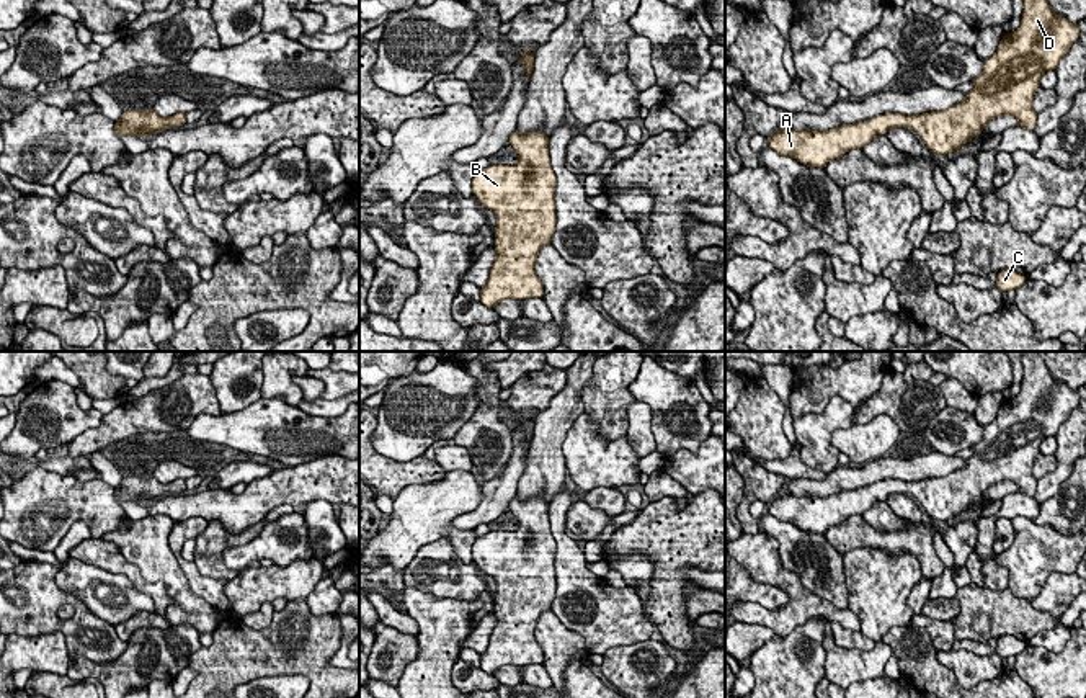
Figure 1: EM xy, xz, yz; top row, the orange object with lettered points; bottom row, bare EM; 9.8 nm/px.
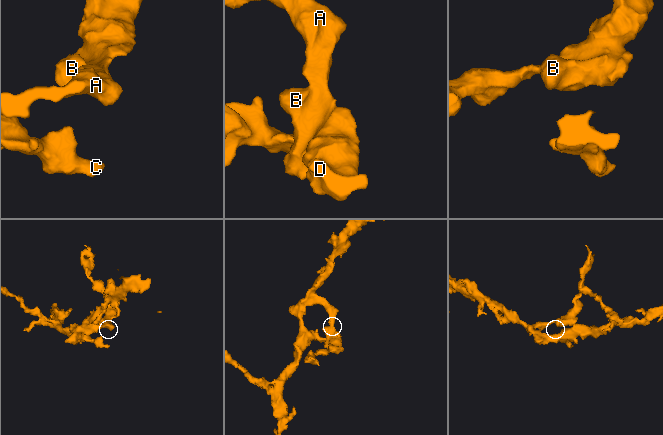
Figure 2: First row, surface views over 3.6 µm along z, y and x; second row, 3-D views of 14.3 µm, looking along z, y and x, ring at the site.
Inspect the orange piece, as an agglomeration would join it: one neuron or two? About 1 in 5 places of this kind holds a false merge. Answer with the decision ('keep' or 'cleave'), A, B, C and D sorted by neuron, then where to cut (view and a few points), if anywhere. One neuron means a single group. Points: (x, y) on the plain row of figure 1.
keep; A B C D; no cut

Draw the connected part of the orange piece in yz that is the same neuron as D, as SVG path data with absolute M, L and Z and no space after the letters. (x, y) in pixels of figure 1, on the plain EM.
M1024 351L1021 361L1024 379L1019 396L1004 400L996 418L985 425L983 438L972 446L973 454L962 469L923 481L885 479L828 497L777 495L768 513L807 533L825 535L830 526L885 502L890 494L915 495L929 518L941 521L959 517L1001 481L1011 481L1021 494L1034 497L1037 479L1032 469L1040 443L1057 436L1078 407L1079 394L1053 379L1045 351Z

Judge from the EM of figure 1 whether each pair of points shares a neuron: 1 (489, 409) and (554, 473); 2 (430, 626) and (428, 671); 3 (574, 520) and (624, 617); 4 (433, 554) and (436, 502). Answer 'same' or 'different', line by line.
1: different
2: same
3: different
4: different

